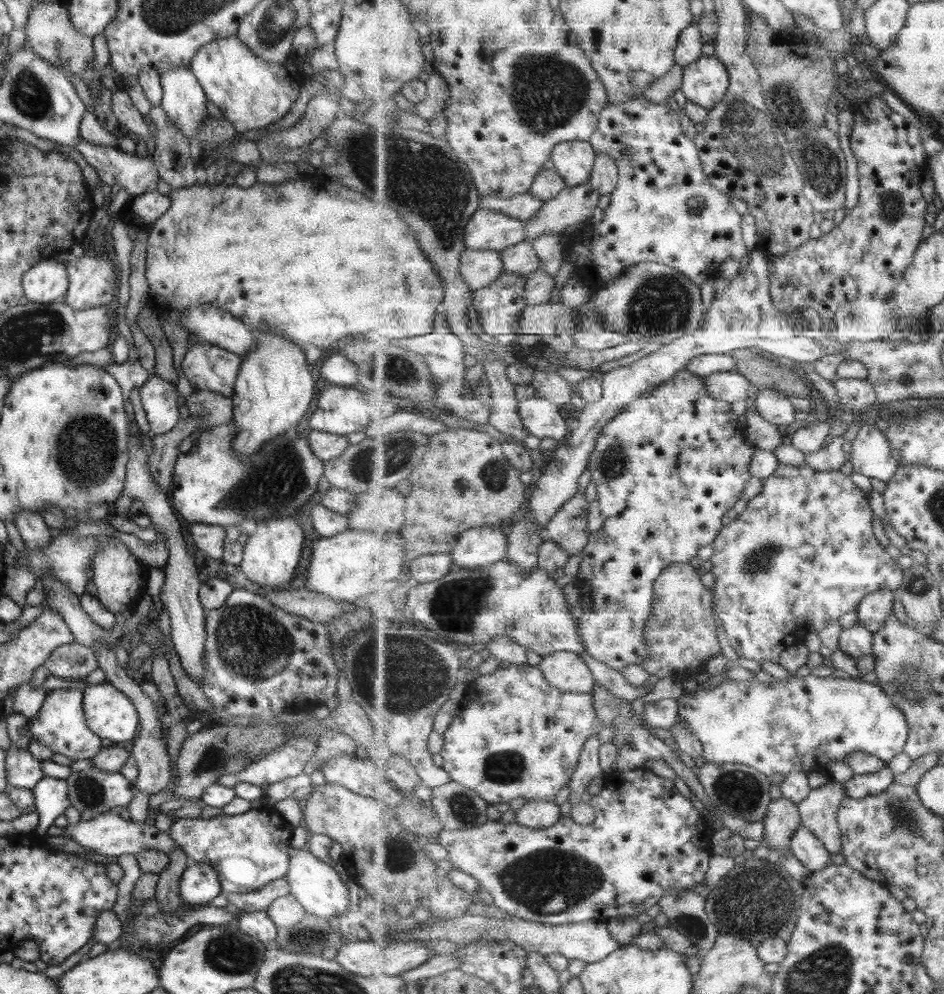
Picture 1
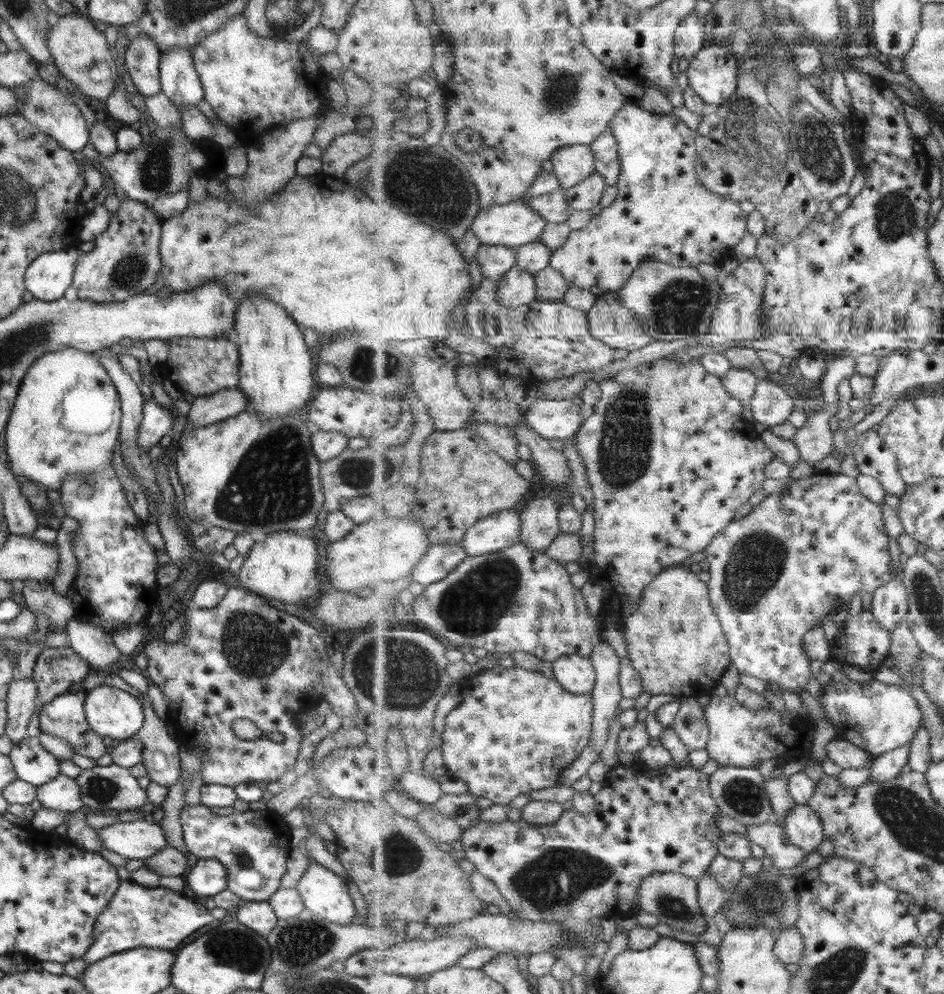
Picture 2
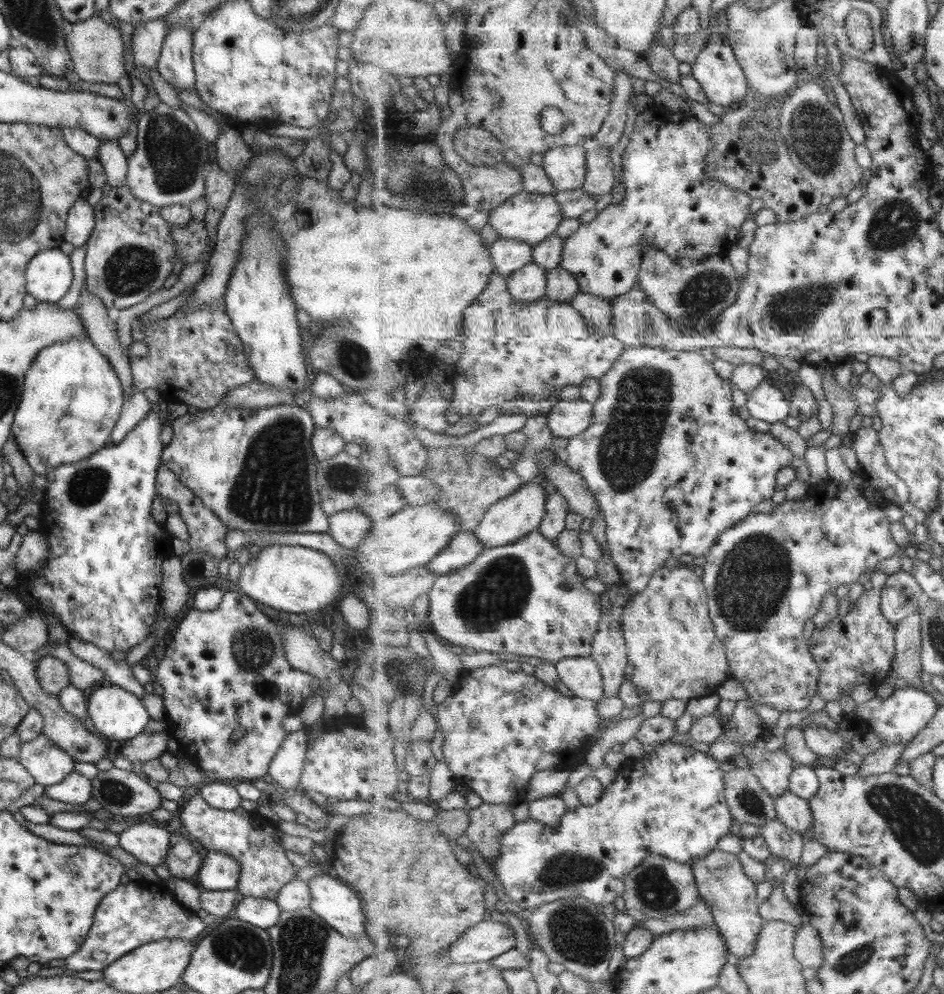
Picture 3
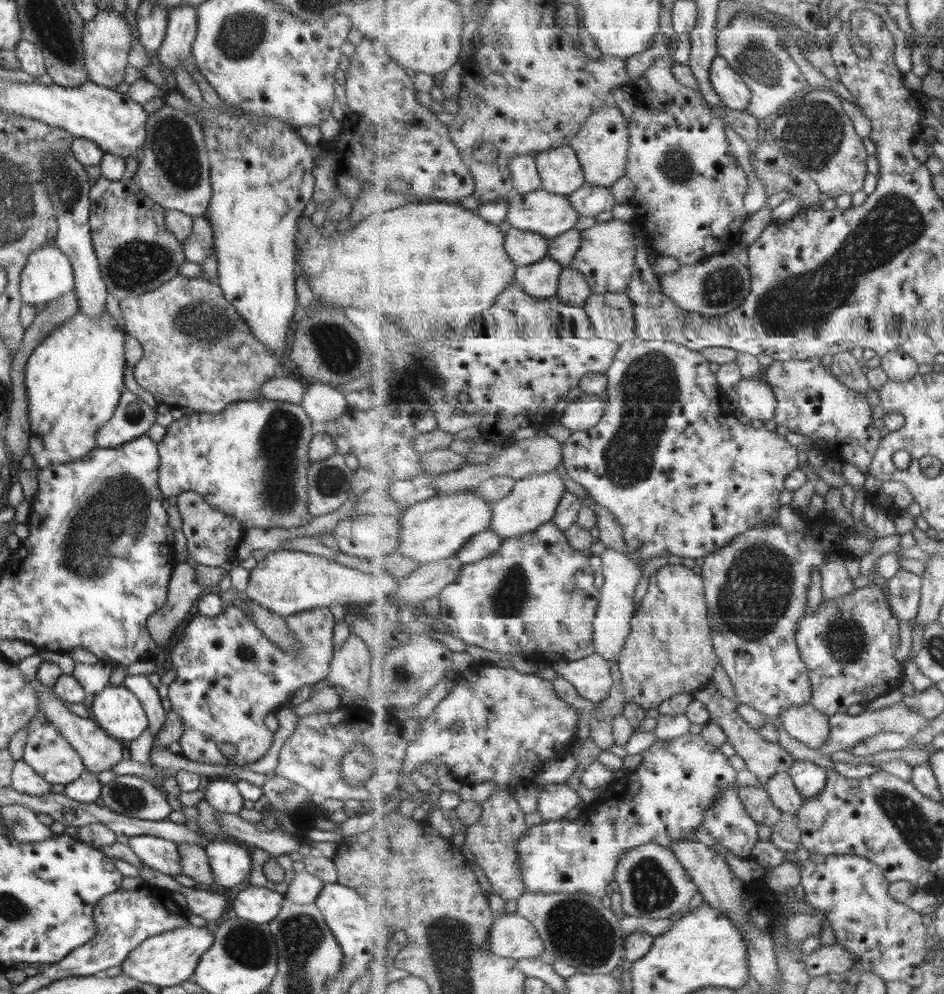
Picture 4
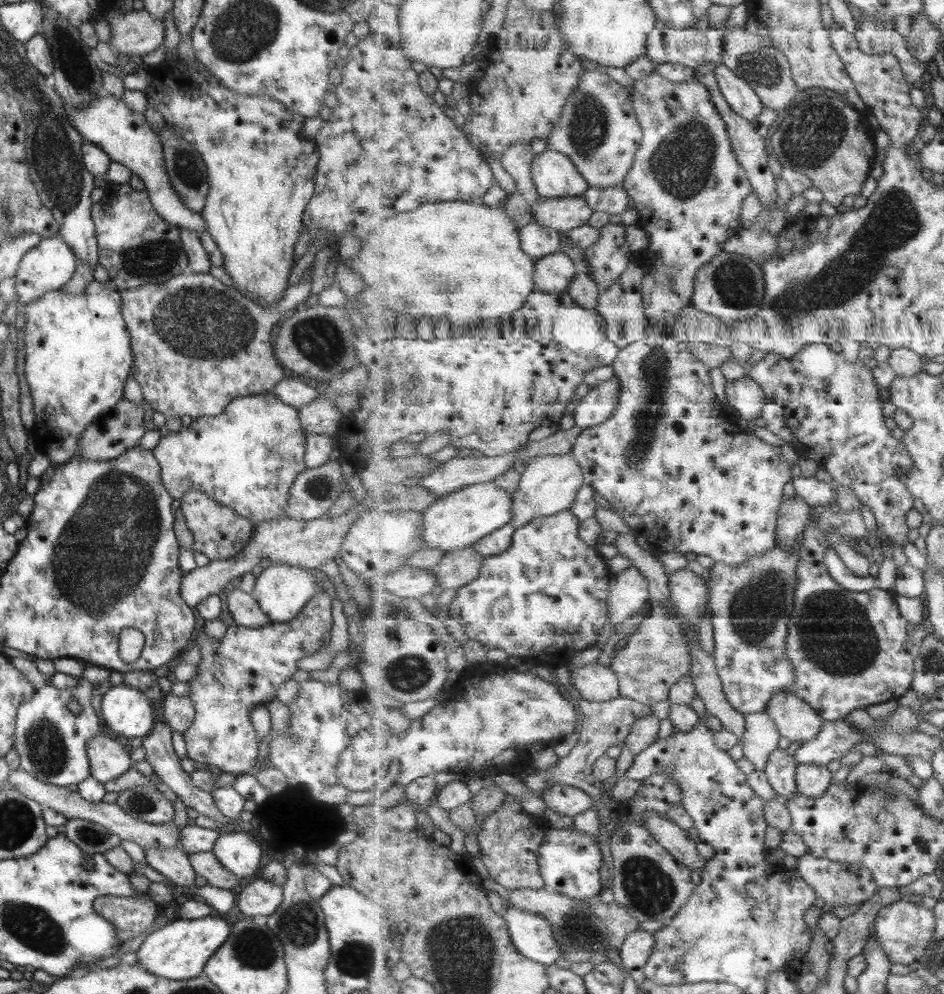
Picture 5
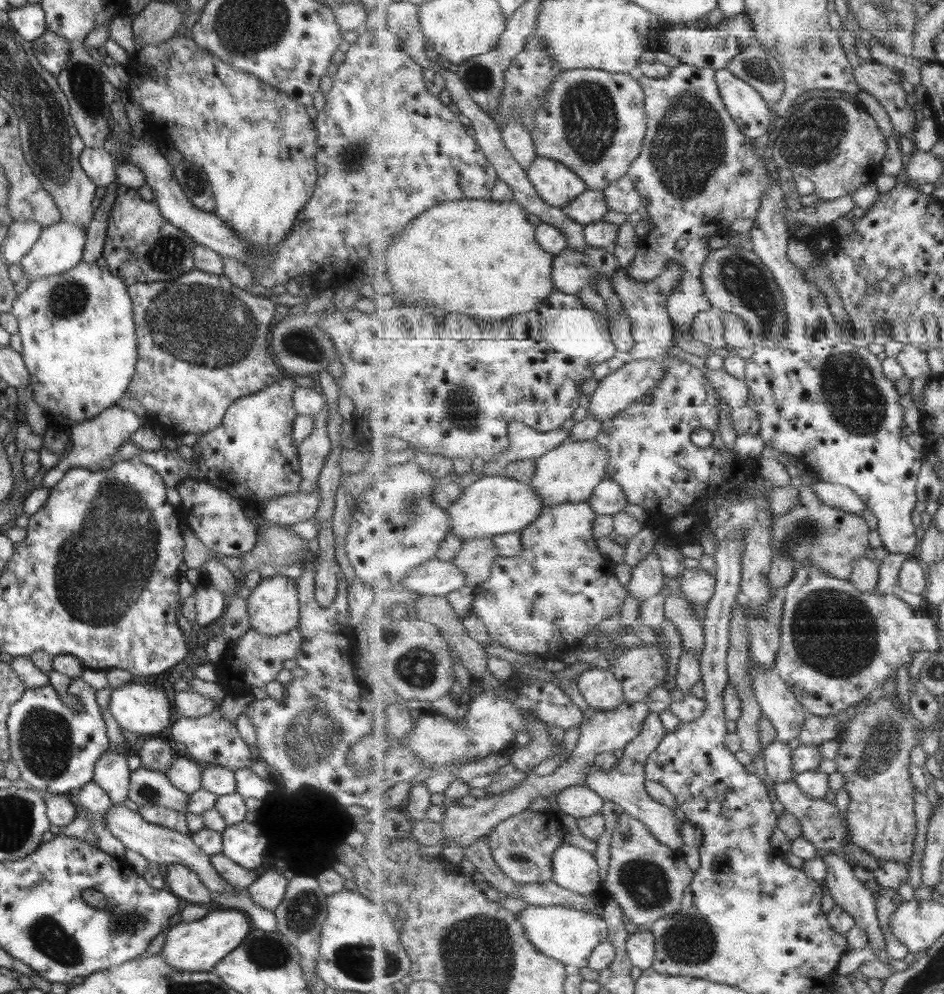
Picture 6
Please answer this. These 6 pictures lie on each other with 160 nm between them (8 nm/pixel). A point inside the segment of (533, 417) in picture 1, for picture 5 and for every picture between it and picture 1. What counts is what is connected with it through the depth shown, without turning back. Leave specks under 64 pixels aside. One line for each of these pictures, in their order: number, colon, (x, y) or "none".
2: (557, 419)
3: (568, 418)
4: (584, 414)
5: (599, 404)

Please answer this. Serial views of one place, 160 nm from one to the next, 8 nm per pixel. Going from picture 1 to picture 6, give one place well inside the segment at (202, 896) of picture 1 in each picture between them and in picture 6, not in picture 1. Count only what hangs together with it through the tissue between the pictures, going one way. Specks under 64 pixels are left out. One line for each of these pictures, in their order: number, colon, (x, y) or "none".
2: (205, 877)
3: (218, 871)
4: (229, 863)
5: (238, 852)
6: (242, 843)

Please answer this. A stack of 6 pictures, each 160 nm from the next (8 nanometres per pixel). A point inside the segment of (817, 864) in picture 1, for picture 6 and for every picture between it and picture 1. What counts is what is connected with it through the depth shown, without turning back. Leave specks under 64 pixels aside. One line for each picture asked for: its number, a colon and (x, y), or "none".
2: (805, 828)
3: (794, 811)
4: (782, 789)
5: (781, 768)
6: (778, 756)

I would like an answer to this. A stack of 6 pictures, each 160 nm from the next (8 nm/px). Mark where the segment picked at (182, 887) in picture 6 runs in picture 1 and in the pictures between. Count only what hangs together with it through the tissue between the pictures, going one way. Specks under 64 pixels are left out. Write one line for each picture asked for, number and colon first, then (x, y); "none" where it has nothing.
1: (107, 834)
2: (137, 839)
3: (146, 843)
4: (159, 854)
5: (172, 863)

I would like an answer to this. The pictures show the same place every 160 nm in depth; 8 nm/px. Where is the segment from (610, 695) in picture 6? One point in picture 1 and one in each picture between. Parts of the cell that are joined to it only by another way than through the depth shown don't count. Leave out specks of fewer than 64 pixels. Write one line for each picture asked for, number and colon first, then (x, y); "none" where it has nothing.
1: (567, 671)
2: (577, 674)
3: (582, 675)
4: (592, 676)
5: (598, 683)

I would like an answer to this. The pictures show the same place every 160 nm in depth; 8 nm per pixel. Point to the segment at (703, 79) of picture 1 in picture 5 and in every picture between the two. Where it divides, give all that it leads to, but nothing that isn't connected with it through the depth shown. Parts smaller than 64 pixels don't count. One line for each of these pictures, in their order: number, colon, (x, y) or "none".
2: (713, 73)
3: (724, 81)
4: (734, 92)
5: (743, 98)

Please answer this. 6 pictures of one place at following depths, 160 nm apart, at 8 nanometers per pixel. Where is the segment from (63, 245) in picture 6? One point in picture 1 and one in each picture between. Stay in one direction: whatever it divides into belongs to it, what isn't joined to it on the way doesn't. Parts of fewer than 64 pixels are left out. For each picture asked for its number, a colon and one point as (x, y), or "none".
1: (45, 282)
2: (50, 274)
3: (47, 276)
4: (47, 275)
5: (46, 267)

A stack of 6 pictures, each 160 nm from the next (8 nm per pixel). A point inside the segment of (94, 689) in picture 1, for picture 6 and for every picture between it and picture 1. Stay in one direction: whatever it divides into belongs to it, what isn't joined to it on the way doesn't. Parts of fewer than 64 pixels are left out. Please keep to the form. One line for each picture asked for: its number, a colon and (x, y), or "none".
2: (111, 712)
3: (115, 713)
4: (117, 711)
5: (126, 711)
6: (142, 709)

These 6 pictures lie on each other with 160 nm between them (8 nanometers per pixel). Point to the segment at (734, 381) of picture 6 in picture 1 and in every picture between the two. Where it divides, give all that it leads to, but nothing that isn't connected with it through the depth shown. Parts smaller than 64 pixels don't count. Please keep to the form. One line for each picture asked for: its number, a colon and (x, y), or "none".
1: (773, 405)
2: (772, 404)
3: (767, 403)
4: (756, 400)
5: (745, 396)

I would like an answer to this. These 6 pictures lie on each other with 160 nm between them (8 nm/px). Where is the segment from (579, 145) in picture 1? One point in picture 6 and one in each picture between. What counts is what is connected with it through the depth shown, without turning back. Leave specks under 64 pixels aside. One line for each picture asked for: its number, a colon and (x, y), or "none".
2: (572, 164)
3: (566, 165)
4: (560, 169)
5: (555, 175)
6: (558, 185)

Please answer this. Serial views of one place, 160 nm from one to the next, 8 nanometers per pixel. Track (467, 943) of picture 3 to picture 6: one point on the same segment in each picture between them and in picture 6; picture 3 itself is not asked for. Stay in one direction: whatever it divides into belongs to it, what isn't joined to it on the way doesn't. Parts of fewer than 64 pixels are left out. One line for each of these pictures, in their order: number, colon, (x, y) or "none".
4: (513, 936)
5: (532, 934)
6: (569, 935)

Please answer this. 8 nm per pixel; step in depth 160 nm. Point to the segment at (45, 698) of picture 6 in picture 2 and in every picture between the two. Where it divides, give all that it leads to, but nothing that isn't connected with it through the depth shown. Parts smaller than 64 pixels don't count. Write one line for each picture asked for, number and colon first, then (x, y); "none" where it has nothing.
2: (31, 764)
3: (44, 762)
4: (50, 756)
5: (49, 739)

